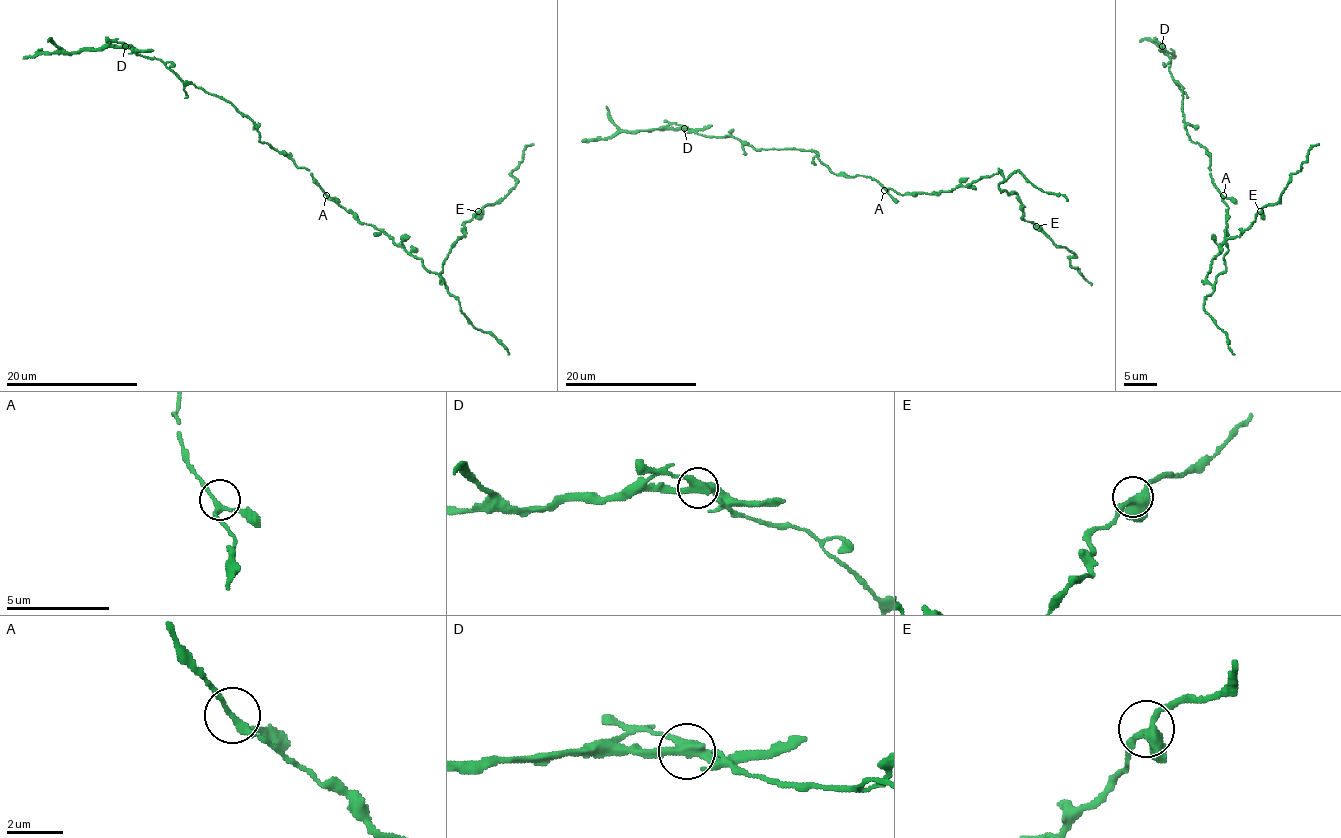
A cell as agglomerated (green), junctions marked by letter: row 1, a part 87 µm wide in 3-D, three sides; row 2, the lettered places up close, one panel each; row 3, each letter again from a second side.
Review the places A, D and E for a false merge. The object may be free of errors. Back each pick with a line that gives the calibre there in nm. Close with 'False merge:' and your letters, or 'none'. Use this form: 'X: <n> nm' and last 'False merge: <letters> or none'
D: 320 nm
False merge: D

